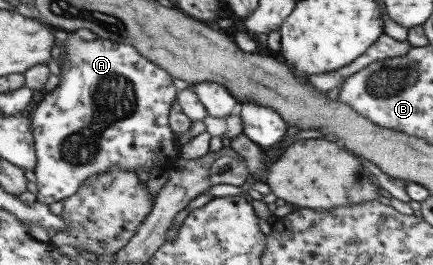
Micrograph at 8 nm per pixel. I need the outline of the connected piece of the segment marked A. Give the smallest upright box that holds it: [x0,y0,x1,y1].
[29,37,181,205]

